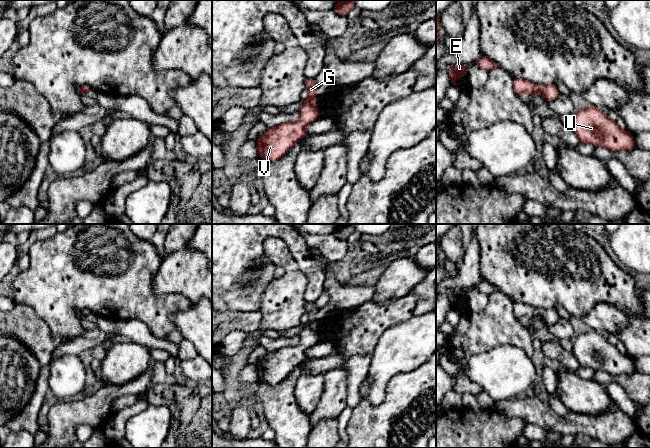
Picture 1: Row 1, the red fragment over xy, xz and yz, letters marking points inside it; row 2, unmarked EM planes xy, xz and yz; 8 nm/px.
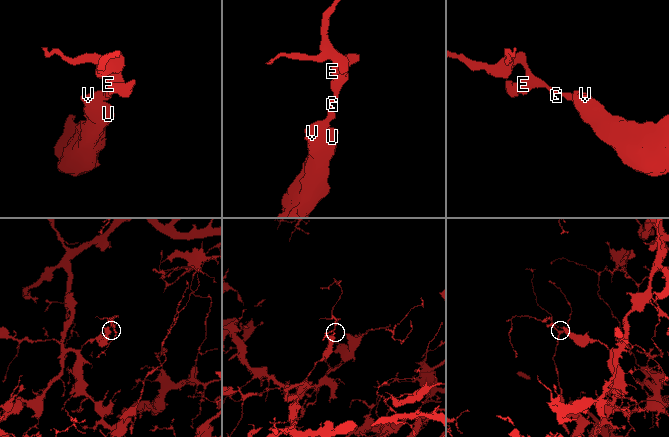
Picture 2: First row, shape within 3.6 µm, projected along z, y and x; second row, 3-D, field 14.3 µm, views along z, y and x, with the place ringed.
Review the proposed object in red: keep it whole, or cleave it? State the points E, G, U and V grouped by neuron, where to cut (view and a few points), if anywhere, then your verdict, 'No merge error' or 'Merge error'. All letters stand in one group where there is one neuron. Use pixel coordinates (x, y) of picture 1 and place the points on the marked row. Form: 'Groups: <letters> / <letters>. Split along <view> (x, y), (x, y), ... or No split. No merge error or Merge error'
Groups: E G U V. No split. No merge error

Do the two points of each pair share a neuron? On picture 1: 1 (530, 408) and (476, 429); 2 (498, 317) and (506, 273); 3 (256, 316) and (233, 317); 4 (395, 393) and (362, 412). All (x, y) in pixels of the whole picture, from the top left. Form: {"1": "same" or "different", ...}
{"1": "different", "2": "different", "3": "same", "4": "same"}

